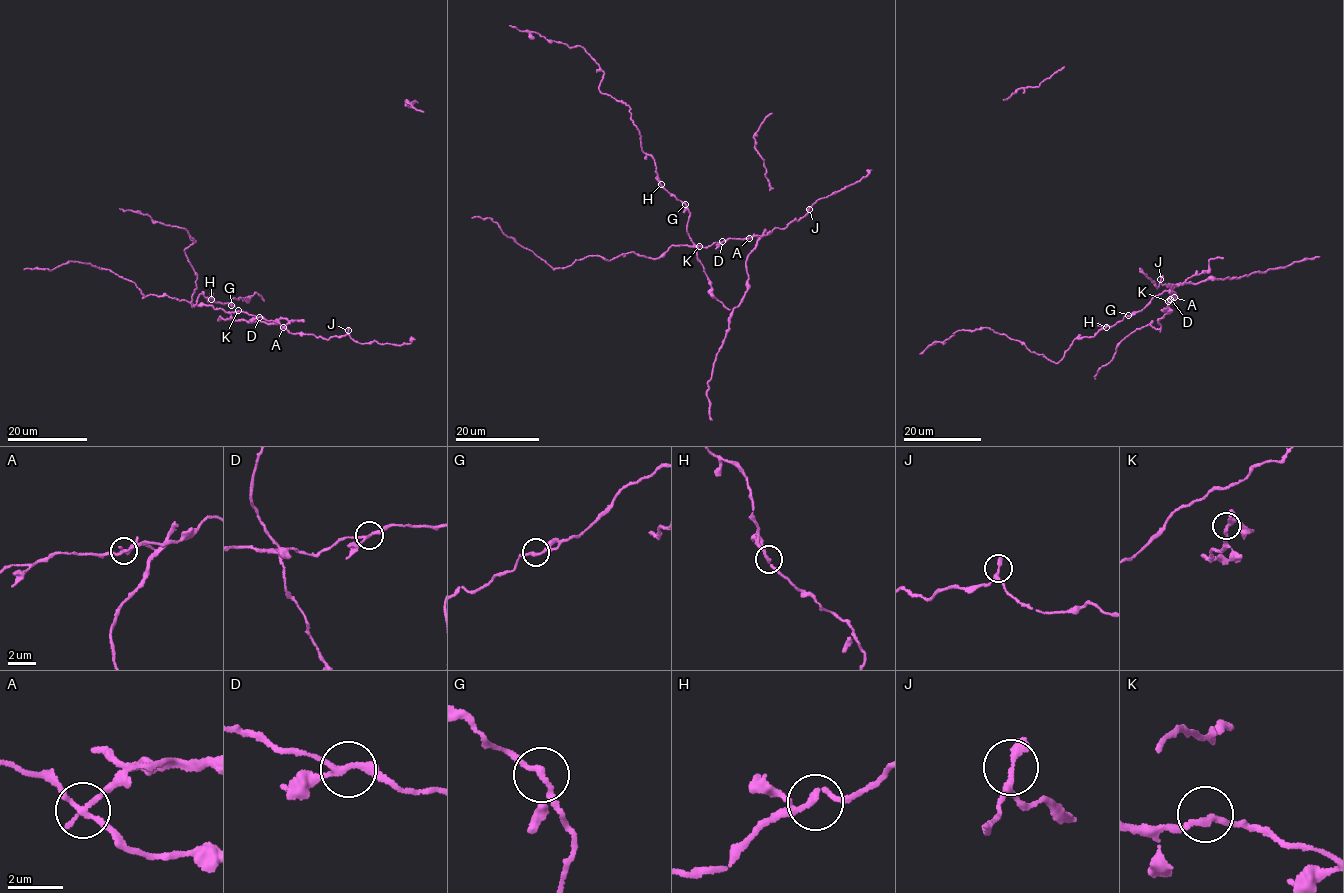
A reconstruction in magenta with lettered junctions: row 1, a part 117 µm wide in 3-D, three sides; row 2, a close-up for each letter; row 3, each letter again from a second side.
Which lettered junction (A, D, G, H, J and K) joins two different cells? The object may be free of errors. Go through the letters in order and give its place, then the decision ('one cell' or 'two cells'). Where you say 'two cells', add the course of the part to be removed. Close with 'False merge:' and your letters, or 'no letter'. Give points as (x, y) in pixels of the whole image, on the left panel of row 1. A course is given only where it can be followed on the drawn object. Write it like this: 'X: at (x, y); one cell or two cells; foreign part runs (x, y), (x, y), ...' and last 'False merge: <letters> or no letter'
A: at (283, 327); two cells; foreign part runs (283, 327), (295, 320), (293, 322), (282, 318), (268, 324), (231, 318), (225, 321), (220, 317), (219, 321)
D: at (259, 317); one cell
G: at (231, 305); one cell
H: at (211, 299); one cell
J: at (348, 330); one cell
K: at (238, 310); one cell
False merge: A

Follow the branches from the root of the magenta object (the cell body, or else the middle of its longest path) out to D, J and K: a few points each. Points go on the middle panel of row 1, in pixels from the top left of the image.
D: (754, 236), (722, 241)
J: (754, 236), (768, 234), (776, 227), (784, 228), (809, 209)
K: (754, 236), (728, 238), (706, 247), (699, 246)

